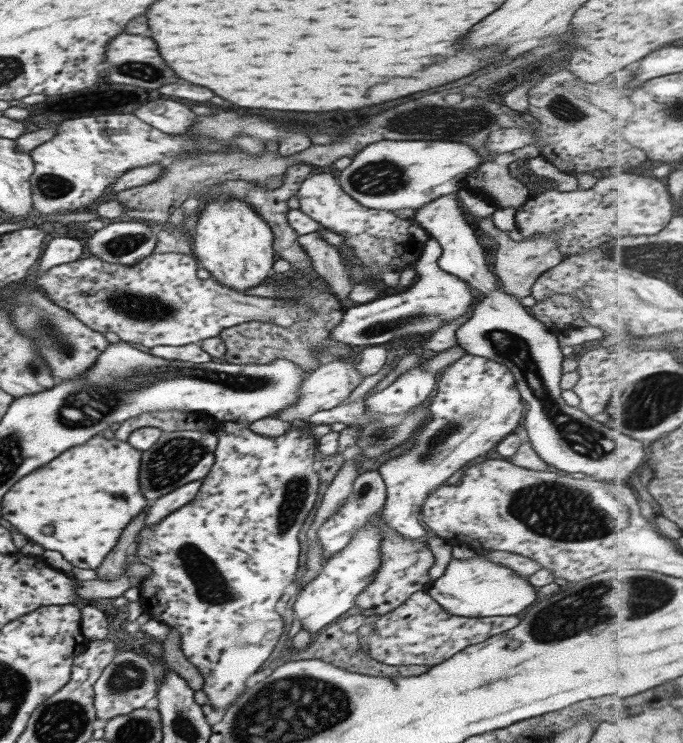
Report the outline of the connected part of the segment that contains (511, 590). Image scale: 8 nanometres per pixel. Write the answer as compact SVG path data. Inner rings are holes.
M475 554L466 560L452 558L443 574L430 582L425 591L443 611L453 616L480 618L516 616L533 604L536 588L527 583L526 577L515 576L512 570Z

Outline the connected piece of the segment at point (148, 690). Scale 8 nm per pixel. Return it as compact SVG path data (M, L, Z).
M131 650L118 652L101 672L92 689L94 690L93 706L99 726L110 718L127 715L132 710L149 708L154 702L158 689L153 674L153 662Z

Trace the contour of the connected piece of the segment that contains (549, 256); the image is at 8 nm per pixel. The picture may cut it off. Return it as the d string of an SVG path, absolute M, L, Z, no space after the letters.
M485 217L485 232L495 242L497 242L497 250L495 250L495 264L493 264L493 272L495 272L496 282L502 292L511 294L515 298L523 298L530 294L530 288L535 279L543 272L547 272L551 268L555 268L561 262L562 255L557 248L556 238L553 235L542 237L541 235L533 235L532 237L519 241L509 238L508 233L500 231L491 224L491 220Z

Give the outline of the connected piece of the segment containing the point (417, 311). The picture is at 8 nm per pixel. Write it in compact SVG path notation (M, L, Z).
M433 237L427 239L413 266L416 273L414 284L397 295L386 294L371 302L354 304L348 309L343 309L341 322L330 330L330 337L358 350L366 346L380 345L407 334L431 334L440 329L443 323L457 317L465 317L474 301L470 286L437 267L440 252L437 241Z

